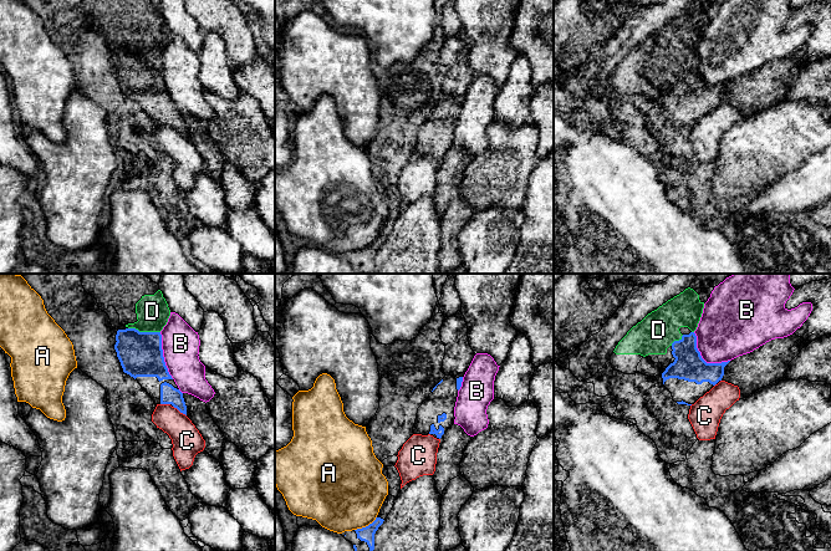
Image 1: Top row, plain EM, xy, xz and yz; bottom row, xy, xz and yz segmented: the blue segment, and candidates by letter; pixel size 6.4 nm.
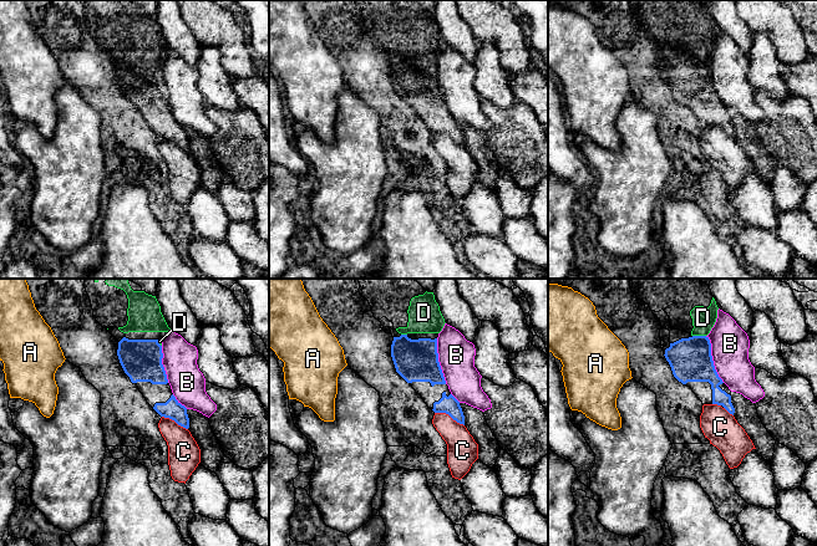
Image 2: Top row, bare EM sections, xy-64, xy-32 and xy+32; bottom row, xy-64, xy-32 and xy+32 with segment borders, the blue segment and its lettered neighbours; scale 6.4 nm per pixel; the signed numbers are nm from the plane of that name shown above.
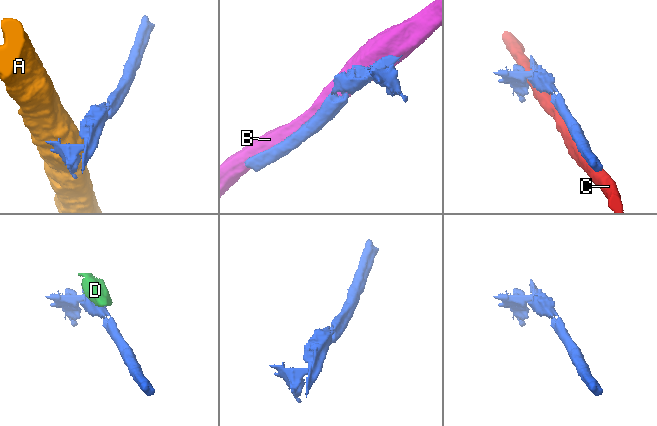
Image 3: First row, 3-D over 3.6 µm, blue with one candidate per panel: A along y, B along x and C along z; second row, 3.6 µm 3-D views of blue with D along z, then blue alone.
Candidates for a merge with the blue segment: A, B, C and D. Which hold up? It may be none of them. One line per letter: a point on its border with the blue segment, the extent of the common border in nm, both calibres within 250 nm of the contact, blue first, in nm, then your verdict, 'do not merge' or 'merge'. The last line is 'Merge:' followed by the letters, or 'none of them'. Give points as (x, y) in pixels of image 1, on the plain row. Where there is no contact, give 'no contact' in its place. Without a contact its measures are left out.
A: xz (366, 248) | 170 nm | 100/480 nm | do not merge
B: yz (702, 80) | 300 nm | 190/380 nm | do not merge
C: xy (179, 132) | 110 nm | 120/200 nm | do not merge
D: xy (144, 54) | 220 nm | 280/220 nm | do not merge
Merge: none of them

